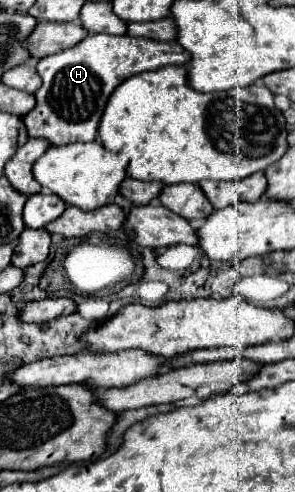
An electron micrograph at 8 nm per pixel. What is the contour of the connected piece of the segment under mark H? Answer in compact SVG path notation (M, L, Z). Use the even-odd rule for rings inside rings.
M104 33L86 35L78 45L60 53L48 55L38 61L36 69L42 79L40 89L34 93L36 105L24 117L30 137L42 137L50 145L66 145L76 141L94 141L102 109L112 91L132 75L156 71L166 65L186 65L188 53L180 45L148 41L144 37L108 37Z

